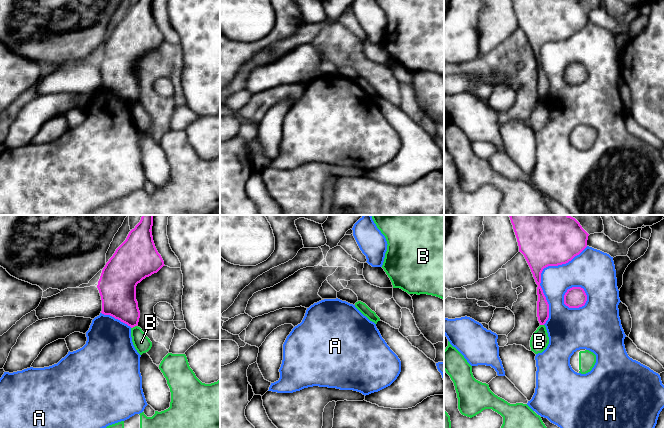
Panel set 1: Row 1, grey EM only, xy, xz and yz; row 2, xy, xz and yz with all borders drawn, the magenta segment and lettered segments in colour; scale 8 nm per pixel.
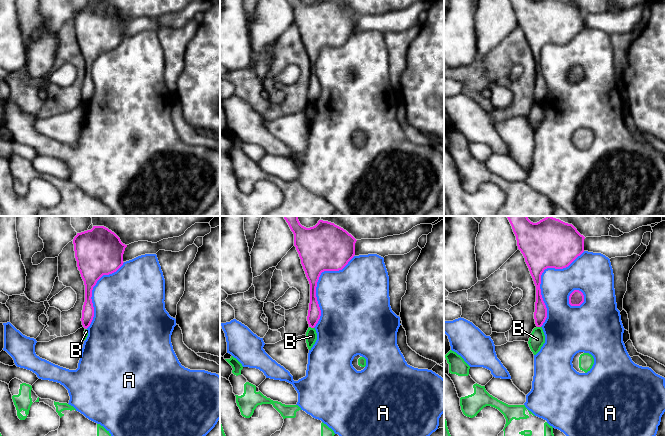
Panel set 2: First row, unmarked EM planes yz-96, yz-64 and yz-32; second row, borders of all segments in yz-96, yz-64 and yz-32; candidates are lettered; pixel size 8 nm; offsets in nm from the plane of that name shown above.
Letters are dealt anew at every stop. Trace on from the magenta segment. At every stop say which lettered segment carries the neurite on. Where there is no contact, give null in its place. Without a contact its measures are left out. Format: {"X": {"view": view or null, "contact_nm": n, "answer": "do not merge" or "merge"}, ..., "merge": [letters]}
{"A": {"view": "yz", "contact_nm": 700, "answer": "do not merge"}, "B": {"view": "xy", "contact_nm": 50, "answer": "do not merge"}, "merge": []}

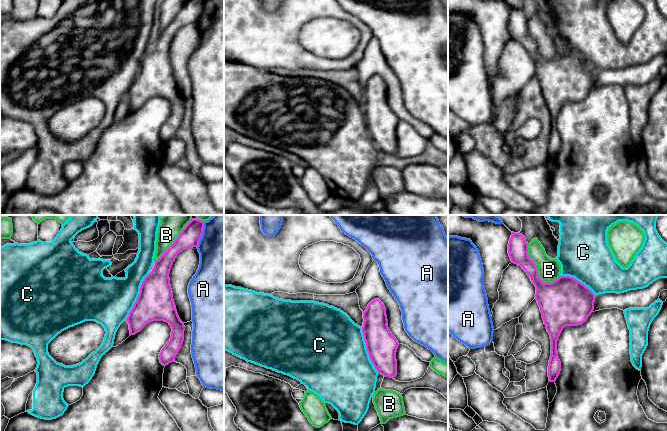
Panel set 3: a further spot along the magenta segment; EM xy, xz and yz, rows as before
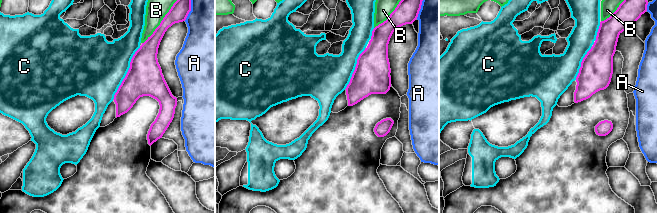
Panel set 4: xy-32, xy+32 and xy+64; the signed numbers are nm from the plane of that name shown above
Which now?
{"A": {"view": "xy", "contact_nm": 200, "answer": "do not merge"}, "B": {"view": "yz", "contact_nm": 380, "answer": "do not merge"}, "C": {"view": "xy", "contact_nm": 420, "answer": "merge"}, "merge": ["C"]}

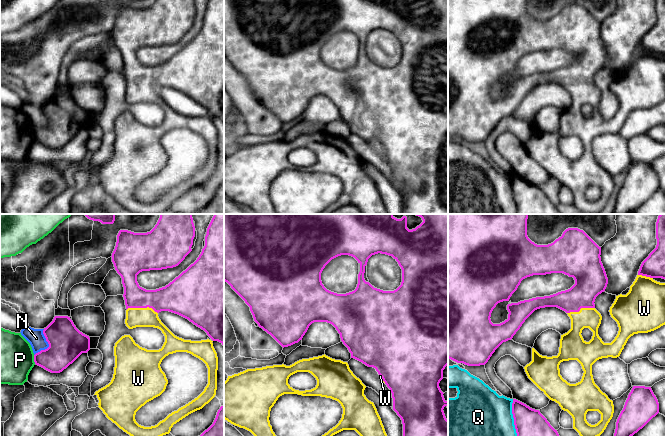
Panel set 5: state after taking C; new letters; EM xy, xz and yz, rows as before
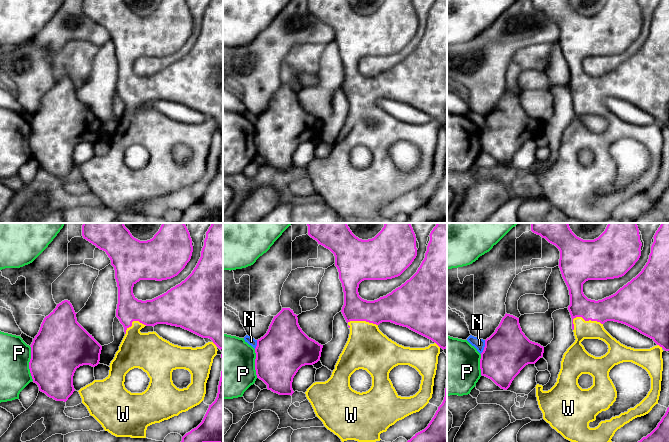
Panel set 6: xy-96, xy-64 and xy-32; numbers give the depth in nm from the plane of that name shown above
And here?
{"N": {"view": "xy", "contact_nm": 240, "answer": "do not merge"}, "P": {"view": "xy", "contact_nm": 70, "answer": "do not merge"}, "Q": {"view": "yz", "contact_nm": 320, "answer": "do not merge"}, "W": {"view": "xy", "contact_nm": 260, "answer": "merge"}, "merge": ["W"]}

